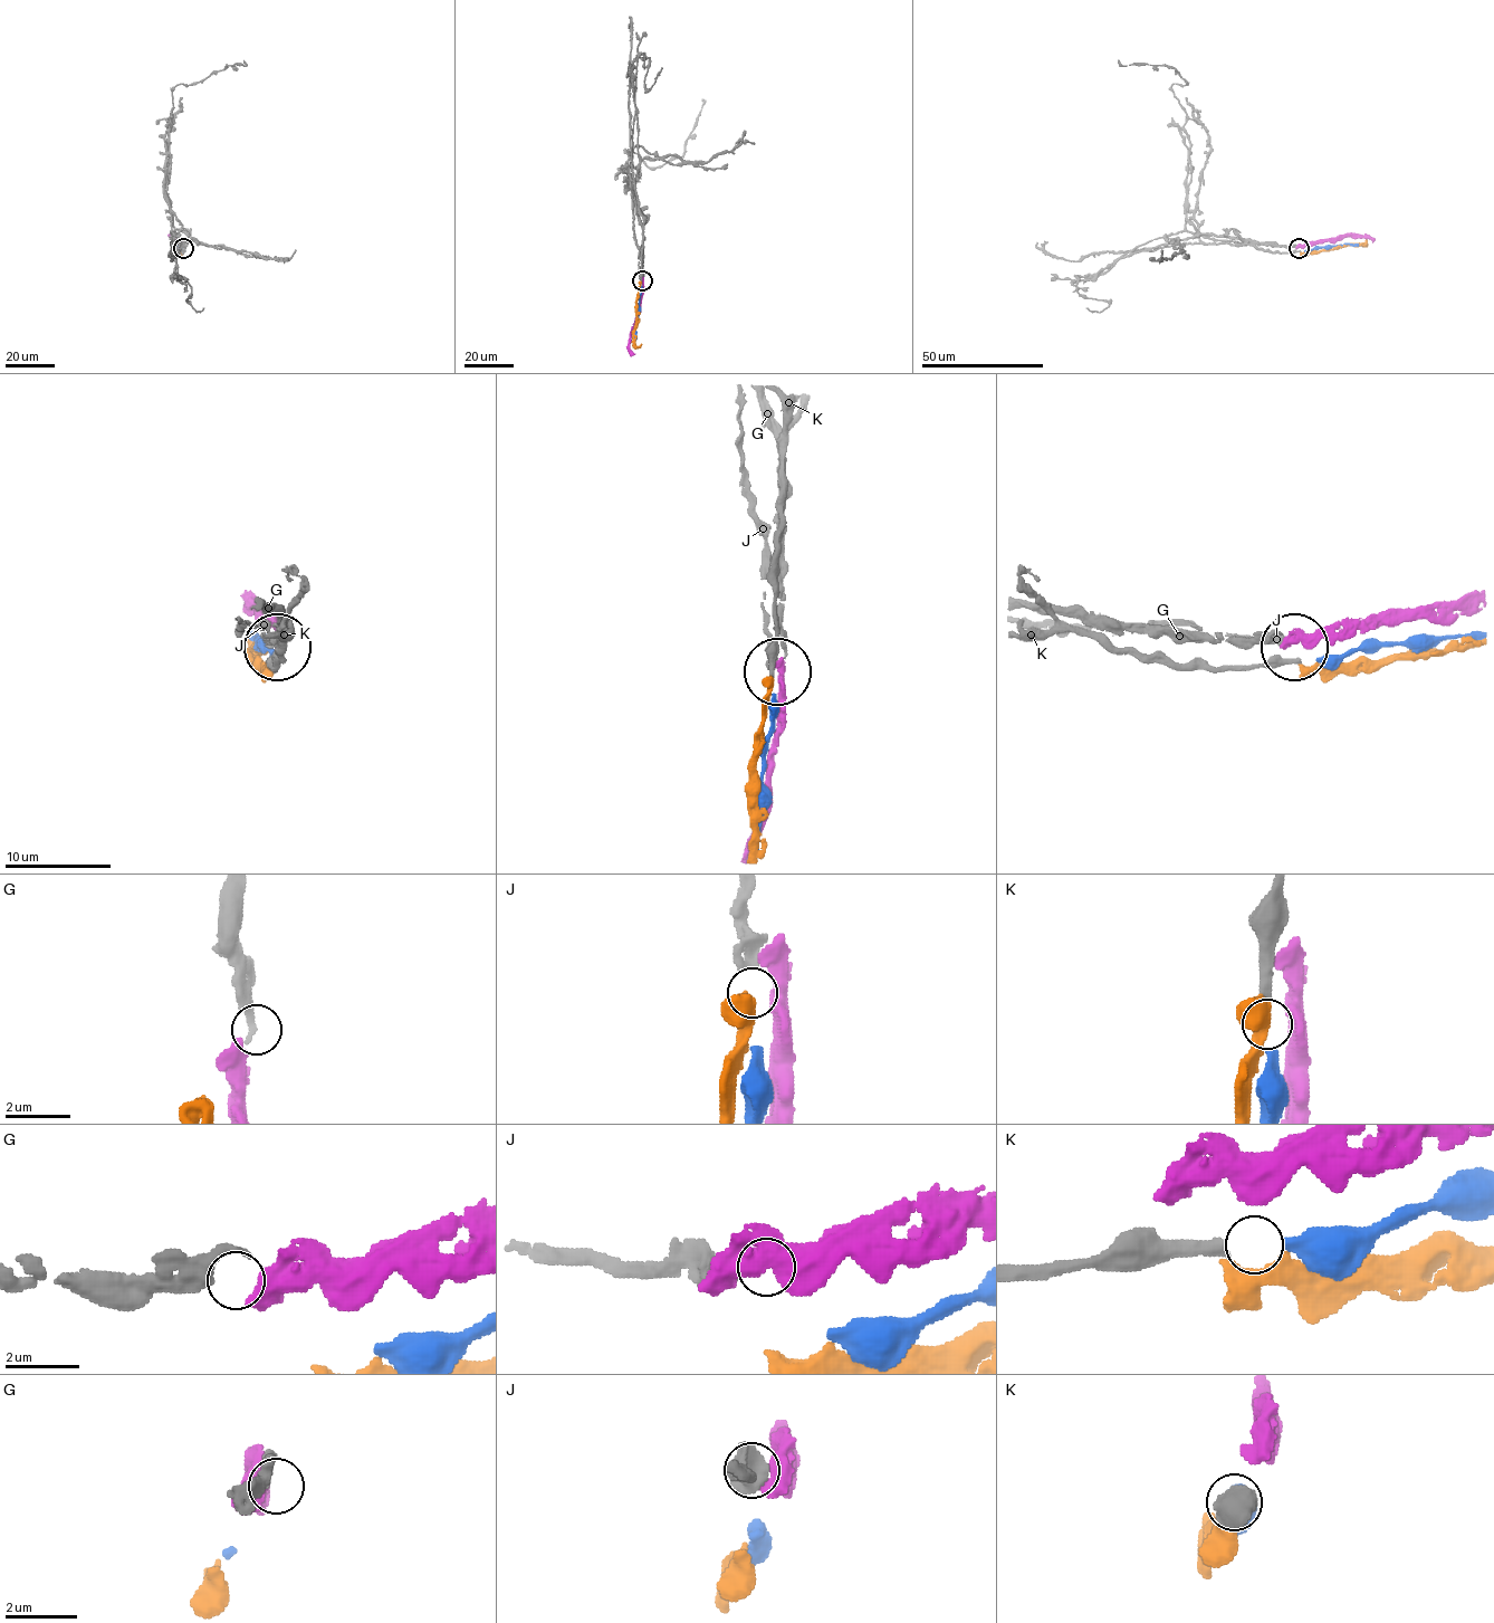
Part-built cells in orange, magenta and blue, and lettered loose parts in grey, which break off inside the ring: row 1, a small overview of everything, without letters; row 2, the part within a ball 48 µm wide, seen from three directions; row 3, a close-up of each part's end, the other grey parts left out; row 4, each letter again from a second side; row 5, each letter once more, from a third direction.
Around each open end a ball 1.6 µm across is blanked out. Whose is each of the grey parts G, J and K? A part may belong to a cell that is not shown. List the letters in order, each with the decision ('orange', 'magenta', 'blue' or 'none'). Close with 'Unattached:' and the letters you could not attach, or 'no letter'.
G: magenta
J: none
K: blue
Unattached: J

